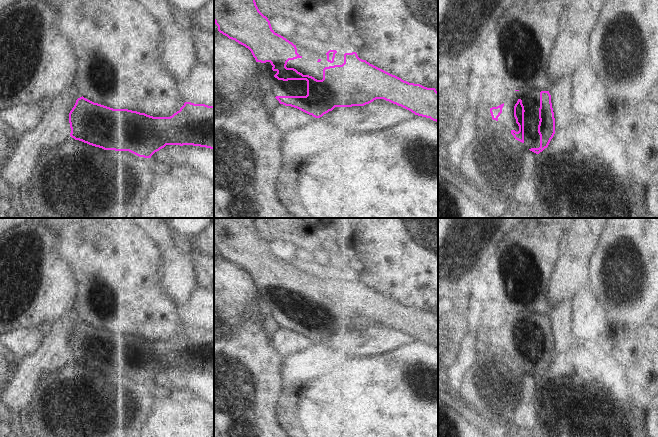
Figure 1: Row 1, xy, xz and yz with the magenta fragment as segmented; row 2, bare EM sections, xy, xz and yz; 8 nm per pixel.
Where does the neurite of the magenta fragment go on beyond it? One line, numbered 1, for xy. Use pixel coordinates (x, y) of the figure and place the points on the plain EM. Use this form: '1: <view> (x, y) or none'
1: none

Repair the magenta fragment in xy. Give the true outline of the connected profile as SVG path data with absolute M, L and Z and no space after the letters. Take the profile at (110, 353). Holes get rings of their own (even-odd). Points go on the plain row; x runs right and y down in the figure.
M83 320L69 337L70 360L104 374L151 380L166 369L214 373L214 330L185 326L170 341L113 333Z

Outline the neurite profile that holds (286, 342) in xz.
M279 328L271 338L274 349L283 357L292 355L311 346L315 341L297 332Z

